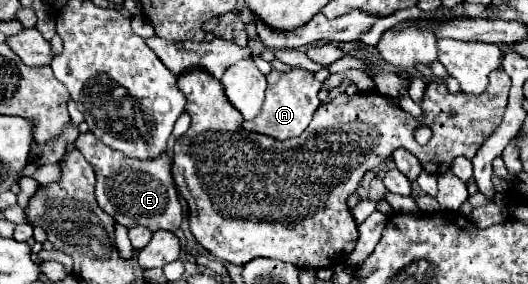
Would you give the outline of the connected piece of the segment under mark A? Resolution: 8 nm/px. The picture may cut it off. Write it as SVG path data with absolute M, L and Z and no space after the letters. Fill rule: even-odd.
M274 69L266 79L268 79L268 89L266 89L266 101L262 105L262 111L252 121L244 121L242 123L244 129L274 137L278 141L298 137L308 127L316 107L320 105L318 91L322 83L314 79L312 71L304 71L304 69L292 69L288 73Z

